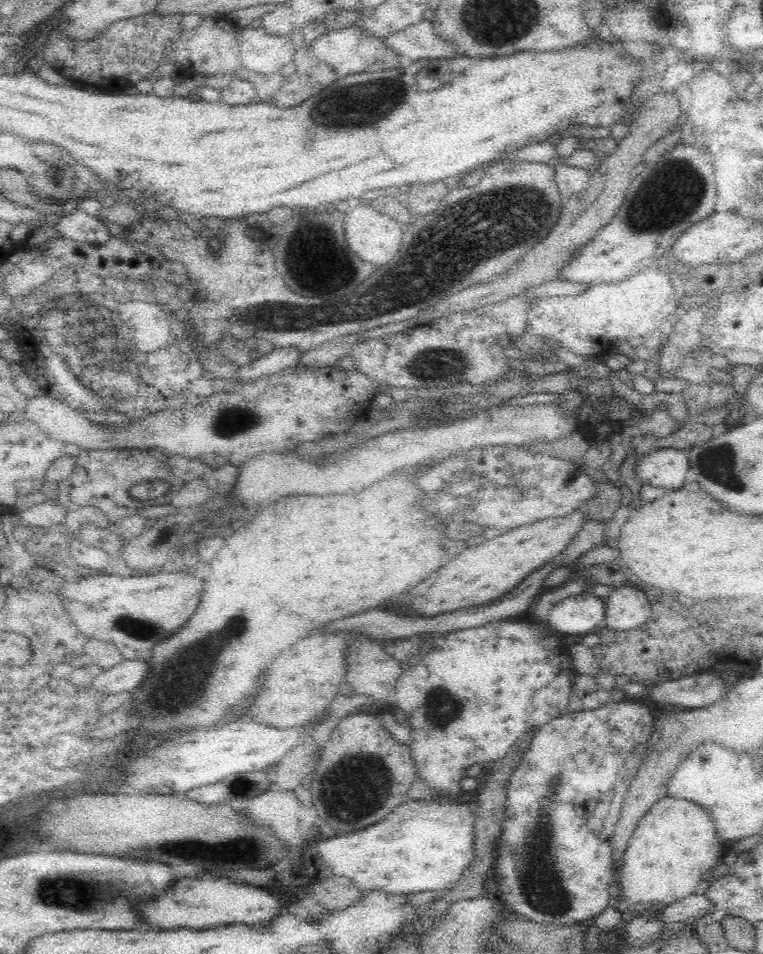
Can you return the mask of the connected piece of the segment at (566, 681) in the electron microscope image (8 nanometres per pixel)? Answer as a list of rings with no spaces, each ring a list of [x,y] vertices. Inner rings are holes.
[[[500,620],[500,622],[488,622],[486,626],[480,626],[480,628],[466,628],[460,630],[460,632],[450,632],[450,634],[437,633],[436,636],[432,635],[432,641],[426,642],[424,650],[418,654],[409,663],[406,663],[401,672],[400,678],[394,688],[393,699],[390,708],[394,712],[404,712],[408,716],[408,724],[412,724],[412,756],[416,760],[416,774],[418,777],[424,779],[426,784],[430,785],[434,789],[435,796],[446,797],[446,799],[463,800],[469,797],[460,786],[460,781],[466,775],[472,772],[472,764],[480,764],[480,762],[490,762],[490,760],[502,760],[508,750],[514,746],[514,742],[524,736],[530,728],[532,730],[538,730],[540,726],[544,726],[550,718],[558,718],[558,716],[564,716],[568,714],[568,698],[570,698],[570,690],[572,690],[572,680],[576,672],[572,664],[572,658],[566,650],[566,644],[560,644],[558,640],[562,640],[558,636],[554,638],[552,636],[544,636],[540,632],[540,628],[528,624],[528,622],[506,622],[506,620]],[[428,692],[448,692],[448,696],[426,696]]]

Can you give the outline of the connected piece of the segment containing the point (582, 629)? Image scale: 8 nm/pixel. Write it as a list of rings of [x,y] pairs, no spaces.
[[[590,592],[560,600],[551,608],[548,624],[558,635],[568,638],[593,636],[599,628],[605,626],[606,602]]]

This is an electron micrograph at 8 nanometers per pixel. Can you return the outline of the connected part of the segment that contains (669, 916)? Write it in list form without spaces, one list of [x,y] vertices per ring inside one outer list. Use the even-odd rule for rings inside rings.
[[[691,894],[664,906],[656,914],[662,922],[694,922],[697,918],[708,914],[713,907],[713,902],[705,894]]]

